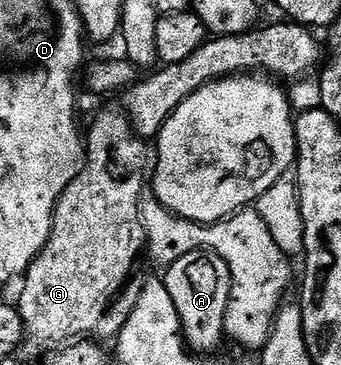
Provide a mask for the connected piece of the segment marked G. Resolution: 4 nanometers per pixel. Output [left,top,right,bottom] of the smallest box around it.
[18,111,150,348]

